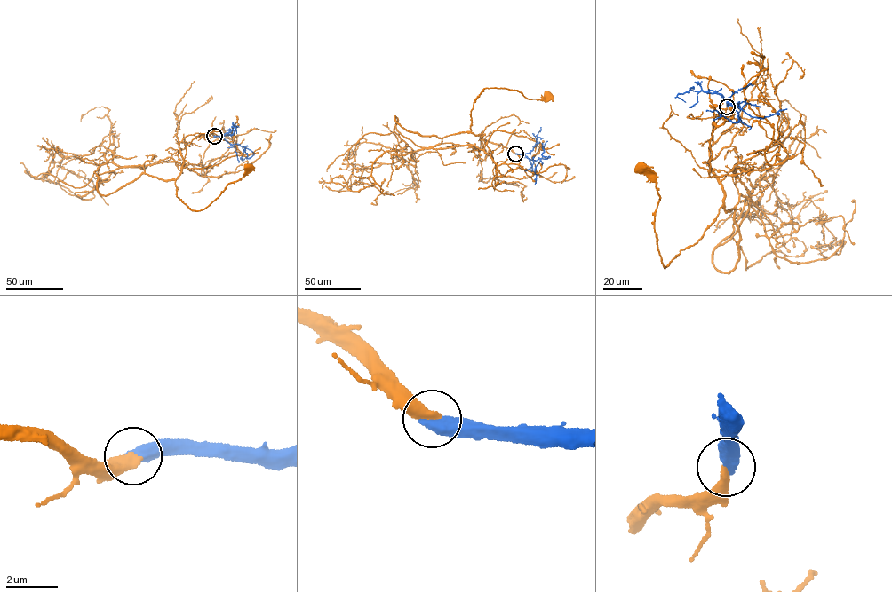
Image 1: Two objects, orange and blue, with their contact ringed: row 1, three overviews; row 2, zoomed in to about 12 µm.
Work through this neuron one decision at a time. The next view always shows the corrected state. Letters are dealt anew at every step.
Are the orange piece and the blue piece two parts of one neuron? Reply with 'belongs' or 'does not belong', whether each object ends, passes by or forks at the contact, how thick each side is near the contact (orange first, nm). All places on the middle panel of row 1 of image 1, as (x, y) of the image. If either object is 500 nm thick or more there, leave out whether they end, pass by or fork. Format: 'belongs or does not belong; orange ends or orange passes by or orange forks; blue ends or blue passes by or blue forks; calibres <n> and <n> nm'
belongs; calibres 440 and 600 nm

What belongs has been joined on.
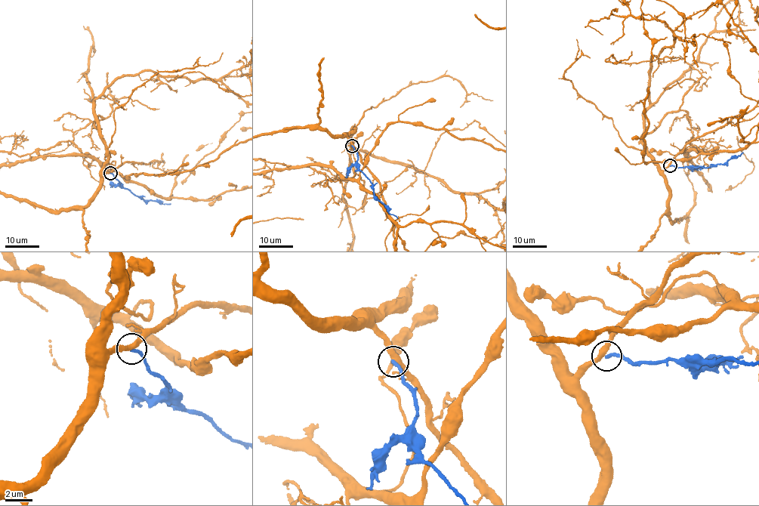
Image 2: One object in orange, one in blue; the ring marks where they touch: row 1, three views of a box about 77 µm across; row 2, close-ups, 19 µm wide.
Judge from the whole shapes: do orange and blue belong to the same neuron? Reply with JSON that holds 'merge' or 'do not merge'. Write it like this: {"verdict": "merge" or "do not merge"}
{"verdict": "do not merge"}

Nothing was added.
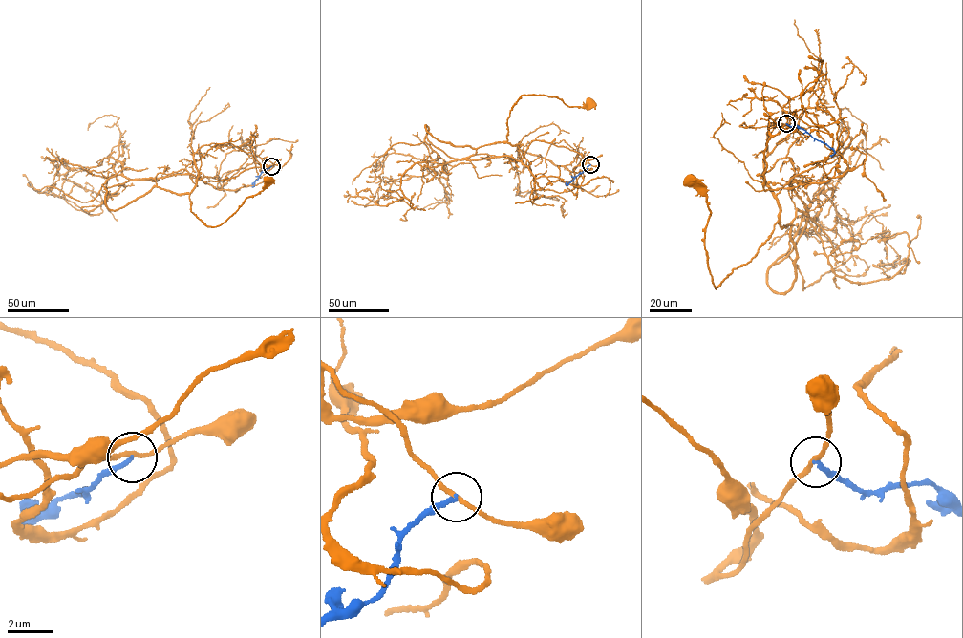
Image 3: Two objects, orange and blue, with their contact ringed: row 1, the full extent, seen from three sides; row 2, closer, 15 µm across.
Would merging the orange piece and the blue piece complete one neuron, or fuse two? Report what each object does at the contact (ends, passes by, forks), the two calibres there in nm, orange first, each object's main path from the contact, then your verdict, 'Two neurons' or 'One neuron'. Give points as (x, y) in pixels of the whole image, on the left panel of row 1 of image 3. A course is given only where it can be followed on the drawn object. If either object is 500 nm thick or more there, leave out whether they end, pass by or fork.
At the ring orange passes by. At the ring blue ends. Thickness 180 nm (orange) against 180 nm. Course of orange: (271, 166), (205, 182), (186, 174), (155, 178), (158, 186), (188, 194), (191, 211), (212, 226), (268, 180). Course of blue: (271, 166), (262, 171), (253, 186). Two neurons

